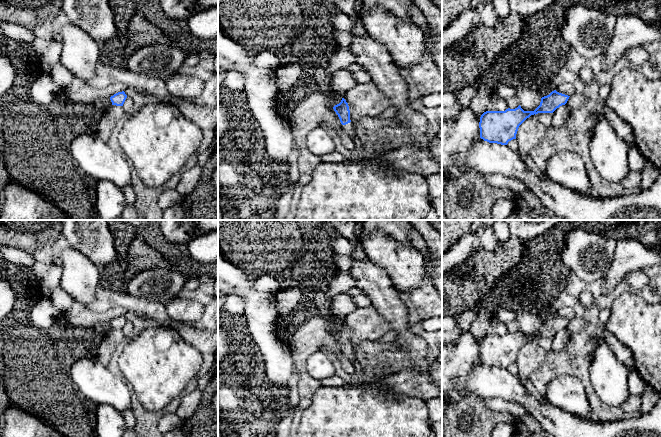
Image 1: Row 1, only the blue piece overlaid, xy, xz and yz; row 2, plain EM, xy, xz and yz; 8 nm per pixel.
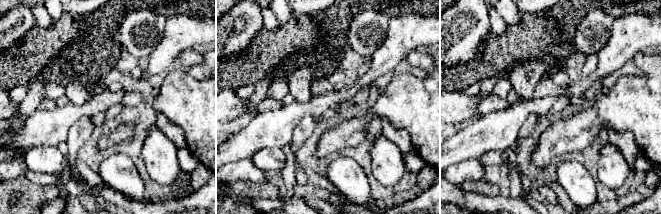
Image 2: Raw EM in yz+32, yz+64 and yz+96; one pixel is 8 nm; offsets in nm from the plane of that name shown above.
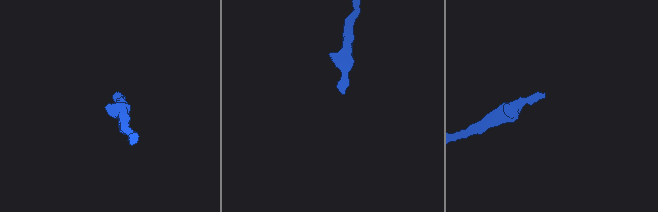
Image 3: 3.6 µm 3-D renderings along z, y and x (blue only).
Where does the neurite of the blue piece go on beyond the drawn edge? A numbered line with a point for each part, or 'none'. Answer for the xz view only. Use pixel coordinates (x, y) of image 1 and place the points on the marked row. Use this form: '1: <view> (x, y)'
1: xz (348, 128)

